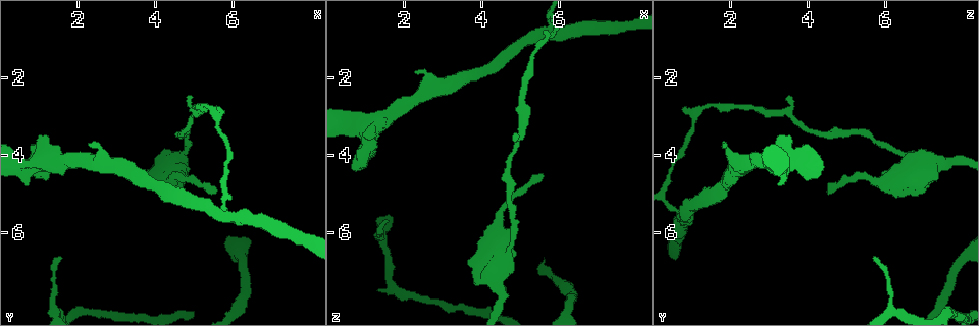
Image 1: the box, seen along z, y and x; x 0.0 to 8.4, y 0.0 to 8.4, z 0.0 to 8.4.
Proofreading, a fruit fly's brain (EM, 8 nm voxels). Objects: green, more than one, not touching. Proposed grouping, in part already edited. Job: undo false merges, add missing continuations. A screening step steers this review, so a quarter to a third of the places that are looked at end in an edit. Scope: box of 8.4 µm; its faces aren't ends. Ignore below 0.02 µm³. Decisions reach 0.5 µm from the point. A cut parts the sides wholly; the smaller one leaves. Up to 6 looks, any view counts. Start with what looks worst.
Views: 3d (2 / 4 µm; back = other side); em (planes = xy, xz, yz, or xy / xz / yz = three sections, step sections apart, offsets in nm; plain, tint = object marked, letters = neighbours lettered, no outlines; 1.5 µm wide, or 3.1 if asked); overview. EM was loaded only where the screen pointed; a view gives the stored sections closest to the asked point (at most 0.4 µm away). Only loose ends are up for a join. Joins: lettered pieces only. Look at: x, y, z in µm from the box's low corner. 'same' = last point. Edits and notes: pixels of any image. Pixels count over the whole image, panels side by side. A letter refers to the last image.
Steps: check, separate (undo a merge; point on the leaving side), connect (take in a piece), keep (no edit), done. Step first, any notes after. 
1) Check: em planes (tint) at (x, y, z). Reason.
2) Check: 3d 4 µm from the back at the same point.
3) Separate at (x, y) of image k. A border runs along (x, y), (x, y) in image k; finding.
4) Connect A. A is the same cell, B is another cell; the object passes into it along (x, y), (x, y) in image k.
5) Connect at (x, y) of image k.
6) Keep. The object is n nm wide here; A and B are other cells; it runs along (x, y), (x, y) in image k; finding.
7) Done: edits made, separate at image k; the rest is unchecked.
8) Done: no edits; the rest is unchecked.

Check: em planes (letters) at (5.75, 5.55, 0.70). Two arms in line, one across.

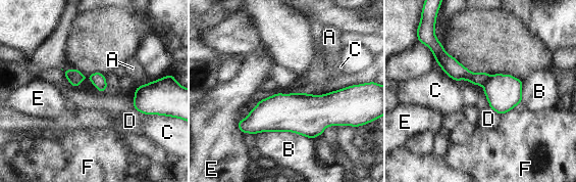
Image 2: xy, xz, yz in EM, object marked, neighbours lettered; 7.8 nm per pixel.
Separate at (458, 72) of image 2. A, B, C, D, E and F are other cells; a border runs along (490, 76), (484, 87) in image 2; a second neuron is stuck on.

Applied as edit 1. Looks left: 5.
Check: em planes (letters) at (1.55, 6.60, 5.65). An open end.

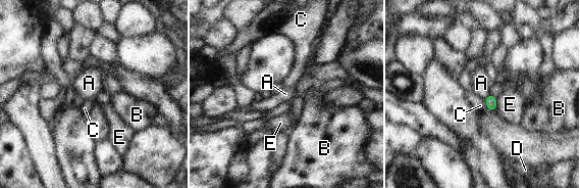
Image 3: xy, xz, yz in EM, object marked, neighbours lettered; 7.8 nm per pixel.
Keep. A, B, C, D and E are other cells; a border runs along (489, 94), (484, 99) in image 3; no lettered piece goes on from it.

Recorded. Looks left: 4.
Check: em planes (letters) at (2.65, 4.25, 2.30). Arms part here.

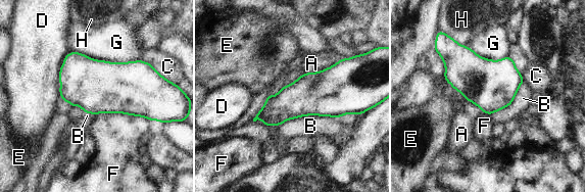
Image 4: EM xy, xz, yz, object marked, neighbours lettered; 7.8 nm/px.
Keep. A, B, C, D, E, F, G and H are other cells; a border runs along (71, 51), (108, 61), (140, 60) in image 4; continuous, no second neuron.

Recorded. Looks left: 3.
Done: edits made, separate at image 2; the rest is unchecked.

